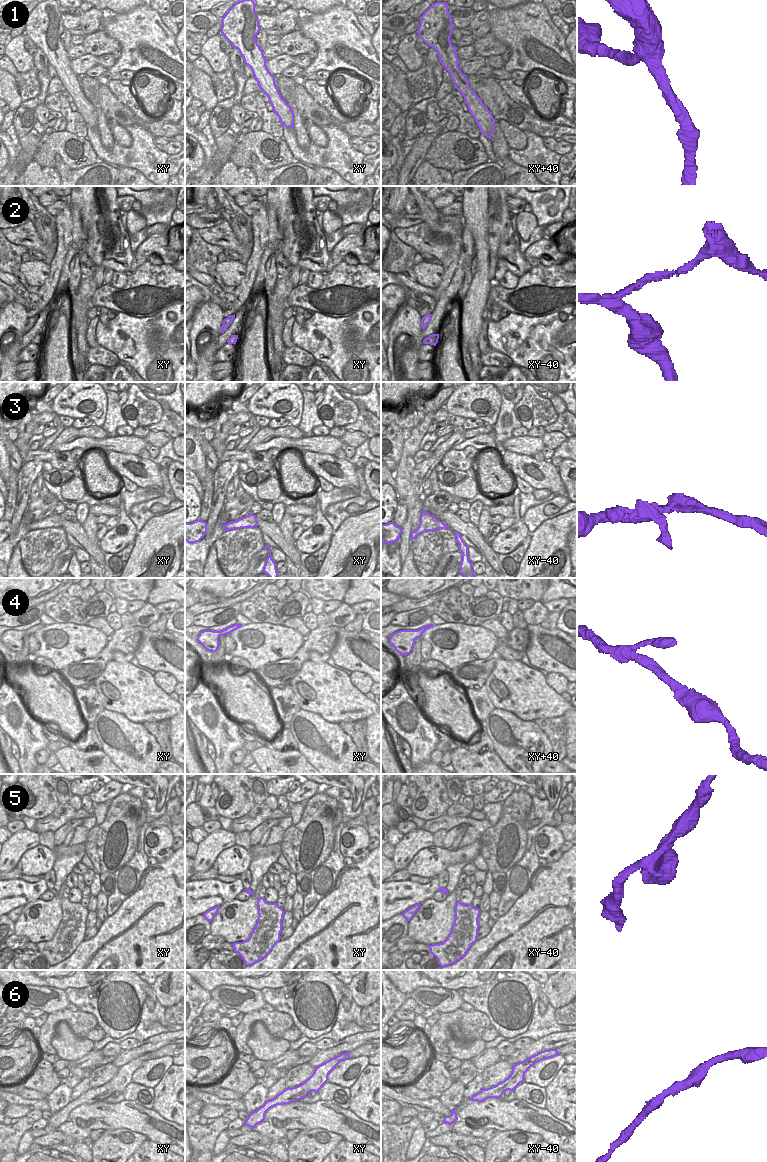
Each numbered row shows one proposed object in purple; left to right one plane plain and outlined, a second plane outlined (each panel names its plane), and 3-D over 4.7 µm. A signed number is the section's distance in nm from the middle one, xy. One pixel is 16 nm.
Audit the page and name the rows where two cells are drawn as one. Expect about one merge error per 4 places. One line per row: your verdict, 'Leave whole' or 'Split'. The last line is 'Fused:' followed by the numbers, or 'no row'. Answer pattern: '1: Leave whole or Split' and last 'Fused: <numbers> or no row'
1: Leave whole
2: Split
3: Split
4: Leave whole
5: Leave whole
6: Leave whole
Fused: 2, 3

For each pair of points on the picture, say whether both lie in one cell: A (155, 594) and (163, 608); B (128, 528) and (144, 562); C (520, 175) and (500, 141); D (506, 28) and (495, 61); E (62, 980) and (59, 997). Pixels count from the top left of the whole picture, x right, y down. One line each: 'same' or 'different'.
A: different
B: different
C: same
D: different
E: different

